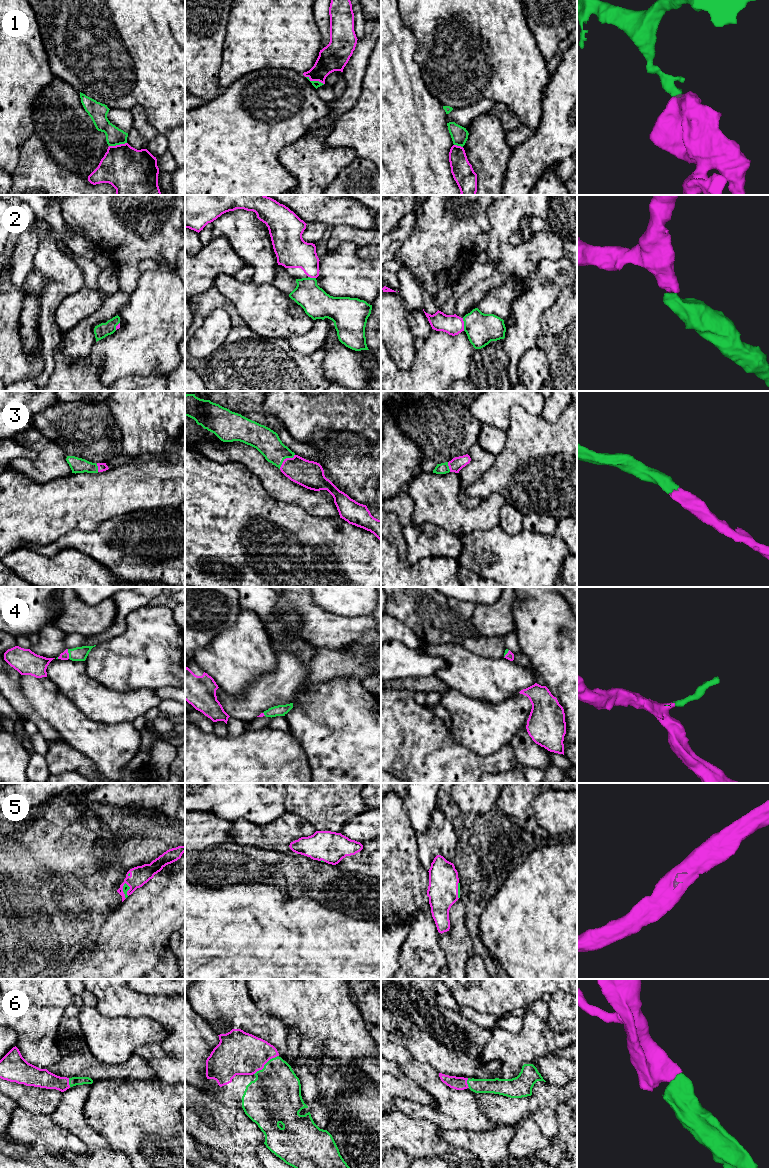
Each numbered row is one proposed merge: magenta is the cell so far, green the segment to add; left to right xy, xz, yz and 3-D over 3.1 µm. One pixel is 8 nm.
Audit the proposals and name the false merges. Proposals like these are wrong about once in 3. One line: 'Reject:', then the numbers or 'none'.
Reject: 1

